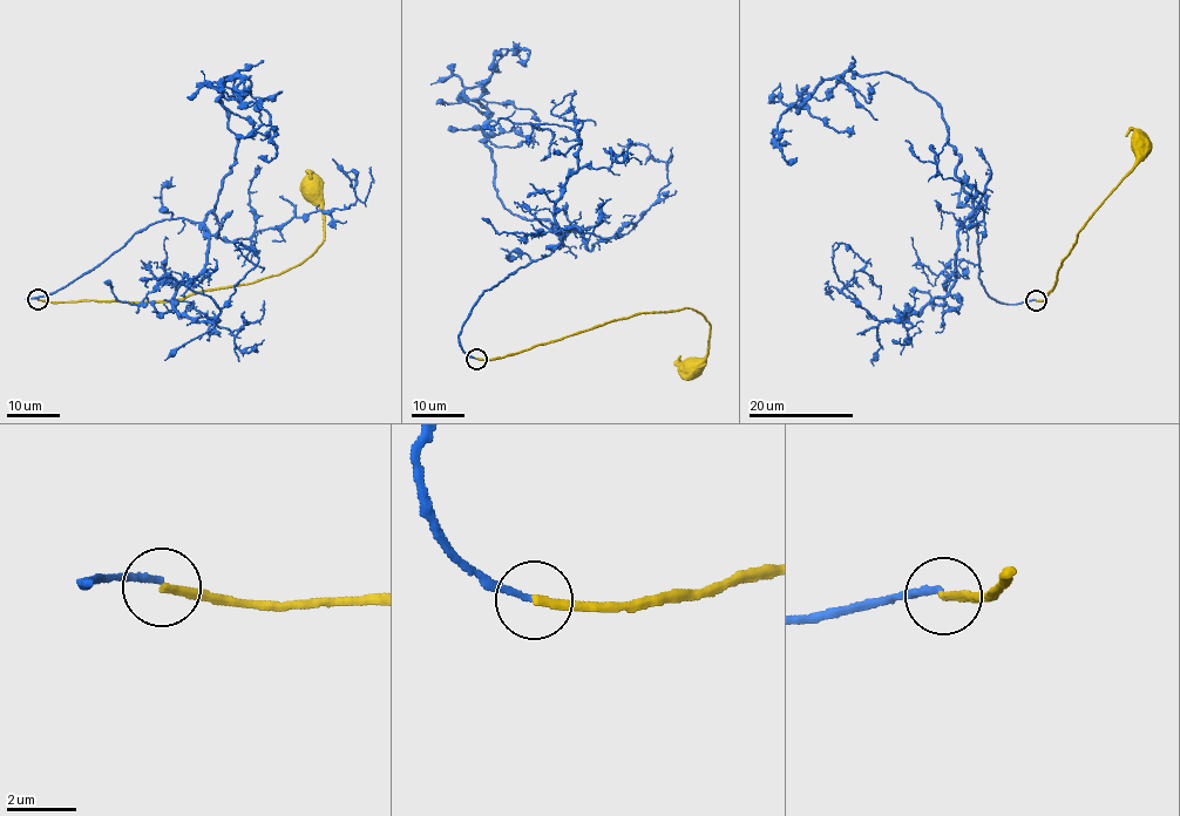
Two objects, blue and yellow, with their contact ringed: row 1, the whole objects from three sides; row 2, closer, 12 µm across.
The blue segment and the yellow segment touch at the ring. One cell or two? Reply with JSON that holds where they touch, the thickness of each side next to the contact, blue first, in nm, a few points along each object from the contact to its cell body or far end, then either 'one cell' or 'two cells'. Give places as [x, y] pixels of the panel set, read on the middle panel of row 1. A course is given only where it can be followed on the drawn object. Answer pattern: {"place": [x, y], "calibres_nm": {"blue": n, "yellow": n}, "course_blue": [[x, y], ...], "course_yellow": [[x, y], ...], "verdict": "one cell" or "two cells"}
{"place": [476, 359], "calibres_nm": {"blue": 170, "yellow": 240}, "course_blue": [[475, 359], [459, 332], [486, 291], [563, 244], [549, 219], [504, 208], [483, 92], [465, 90], [531, 117]], "course_yellow": [[475, 359], [501, 359], [641, 313], [691, 308], [702, 313], [710, 327], [706, 353], [690, 368]], "verdict": "two cells"}

